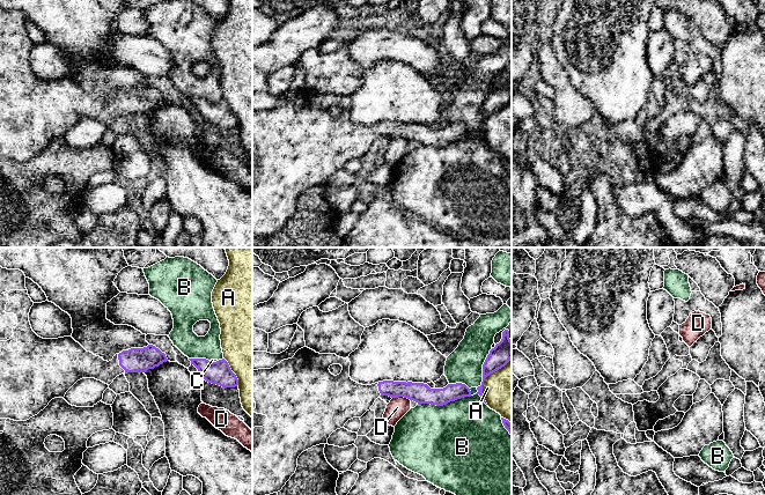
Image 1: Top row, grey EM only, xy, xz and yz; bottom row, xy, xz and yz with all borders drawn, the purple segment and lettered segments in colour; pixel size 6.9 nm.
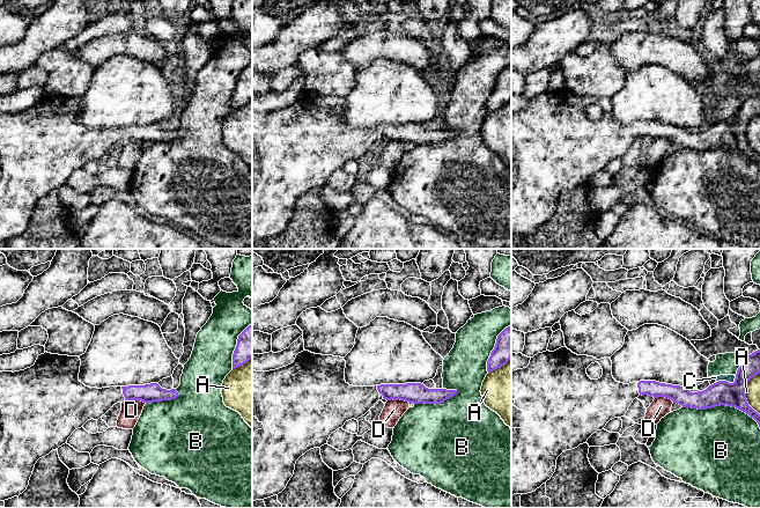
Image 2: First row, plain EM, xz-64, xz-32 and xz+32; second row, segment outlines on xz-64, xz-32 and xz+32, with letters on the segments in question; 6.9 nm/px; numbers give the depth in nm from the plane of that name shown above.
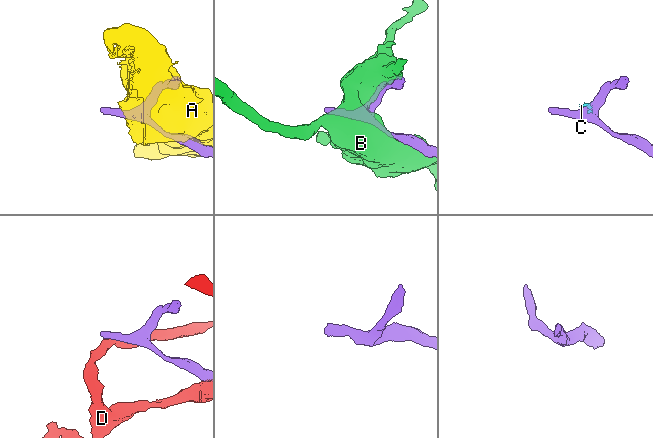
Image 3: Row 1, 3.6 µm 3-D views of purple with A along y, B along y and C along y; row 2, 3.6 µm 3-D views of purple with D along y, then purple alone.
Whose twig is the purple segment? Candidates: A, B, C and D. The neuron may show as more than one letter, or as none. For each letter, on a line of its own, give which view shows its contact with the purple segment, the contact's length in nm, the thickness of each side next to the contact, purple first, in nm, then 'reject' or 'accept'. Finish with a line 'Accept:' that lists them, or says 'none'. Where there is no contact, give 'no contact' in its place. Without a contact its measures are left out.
A: contact in xz; length 360 nm; calibres 150 and 340 nm; reject
B: contact in xz; length 380 nm; calibres 140 and 500 nm; reject
C: contact in xz; length 80 nm; calibres 120 and 50 nm; reject
D: contact in xz; length 130 nm; calibres 140 and 140 nm; reject
Accept: none

